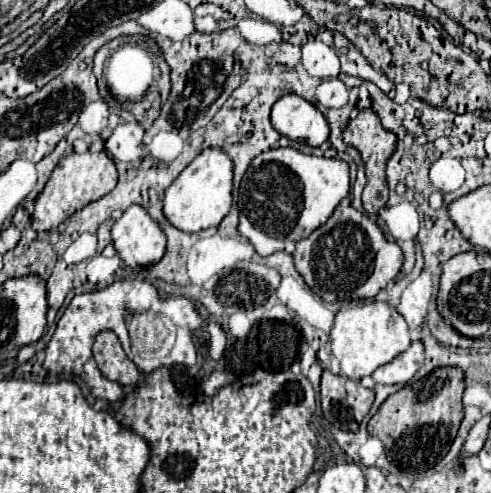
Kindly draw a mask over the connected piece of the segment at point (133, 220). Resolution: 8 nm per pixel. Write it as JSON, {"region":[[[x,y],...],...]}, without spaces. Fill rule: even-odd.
{"region":[[[129,206],[111,230],[113,246],[125,266],[151,266],[165,254],[167,238],[143,206]]]}

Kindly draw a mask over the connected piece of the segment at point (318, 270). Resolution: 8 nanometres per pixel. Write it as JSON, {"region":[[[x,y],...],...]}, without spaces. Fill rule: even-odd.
{"region":[[[341,204],[325,226],[319,226],[311,236],[297,242],[293,258],[305,284],[325,302],[369,300],[399,274],[403,264],[401,248],[389,242],[365,212]]]}

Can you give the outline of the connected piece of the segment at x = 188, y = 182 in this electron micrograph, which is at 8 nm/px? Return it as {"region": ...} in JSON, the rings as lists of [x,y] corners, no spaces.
{"region":[[[209,148],[201,152],[165,190],[163,214],[175,228],[183,232],[199,232],[211,226],[219,226],[219,222],[227,216],[231,208],[231,190],[233,190],[231,158],[219,148]]]}

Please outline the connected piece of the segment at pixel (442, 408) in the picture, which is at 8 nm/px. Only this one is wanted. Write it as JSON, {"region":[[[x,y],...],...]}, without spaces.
{"region":[[[439,368],[427,378],[391,394],[369,420],[367,430],[383,442],[387,460],[399,470],[407,474],[425,472],[443,460],[457,436],[463,418],[463,390],[465,382],[461,368]]]}

